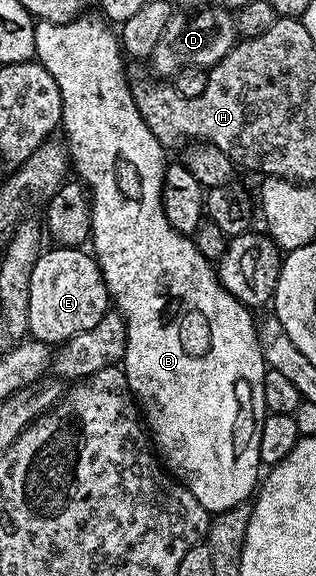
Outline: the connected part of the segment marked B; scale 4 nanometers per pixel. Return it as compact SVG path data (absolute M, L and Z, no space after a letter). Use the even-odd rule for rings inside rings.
M88 18L71 19L68 23L37 22L34 33L34 45L36 46L34 59L35 62L43 65L46 73L50 73L50 77L54 77L54 81L58 81L58 89L62 93L60 127L62 132L64 131L63 138L66 140L70 156L70 167L75 178L84 184L92 201L90 251L96 264L100 267L111 306L119 311L126 325L126 349L122 360L122 370L128 379L128 387L138 404L139 414L146 424L147 434L150 436L163 466L187 487L188 492L198 501L198 505L202 505L202 509L206 509L209 513L234 509L253 498L262 479L258 441L262 437L262 425L266 414L262 397L262 381L266 364L256 333L258 325L254 319L252 321L253 312L248 306L242 301L238 301L220 284L220 276L213 260L202 257L202 253L198 253L195 242L189 236L178 233L174 229L174 225L170 225L164 212L164 168L166 166L164 155L166 155L166 149L154 137L154 133L150 133L146 121L142 121L142 117L138 113L132 91L128 87L126 59L122 54L117 32L103 18Z

